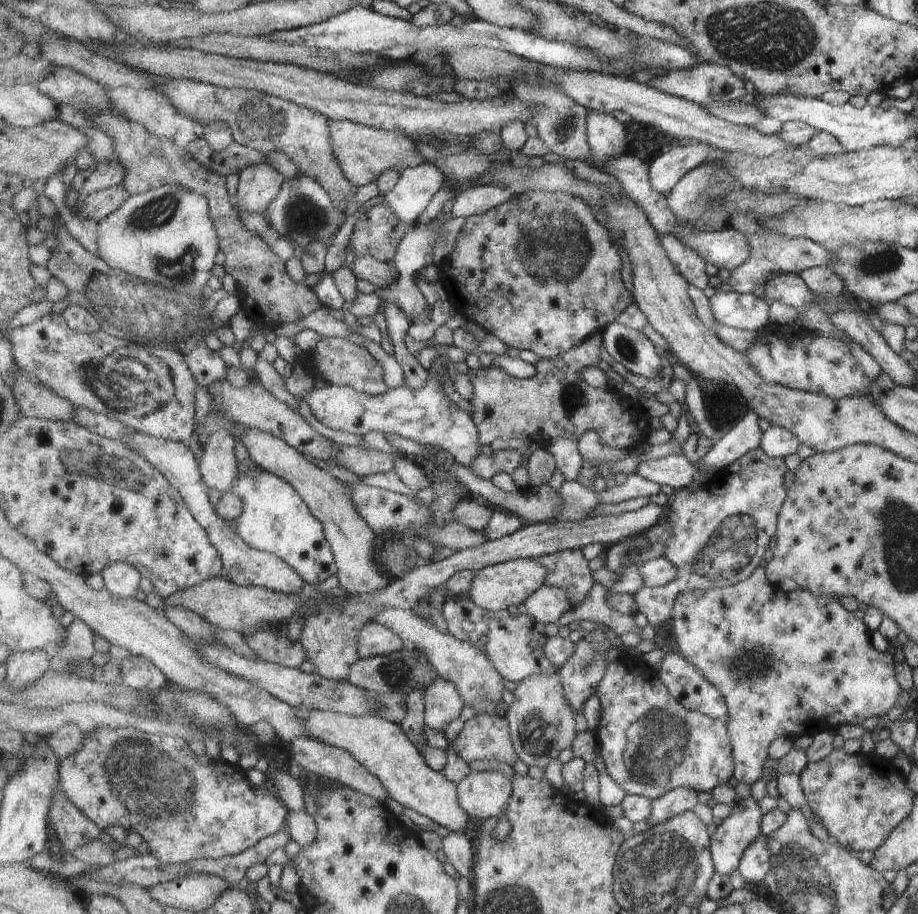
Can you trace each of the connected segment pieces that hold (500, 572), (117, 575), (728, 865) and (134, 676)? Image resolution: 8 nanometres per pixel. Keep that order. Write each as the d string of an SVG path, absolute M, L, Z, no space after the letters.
M528 557L498 563L478 572L470 596L477 605L489 611L508 610L512 606L523 609L524 604L548 585L549 580L549 568L540 561Z
M124 561L107 566L102 574L107 588L118 597L135 597L142 584L143 572L140 572L140 569L133 564Z
M750 796L741 800L739 806L716 827L716 832L711 836L711 857L715 863L716 872L724 874L724 876L729 876L738 868L739 860L746 847L752 844L761 834L763 814L758 807L758 801Z
M132 655L120 660L123 683L135 689L158 691L170 685L167 674L148 657Z

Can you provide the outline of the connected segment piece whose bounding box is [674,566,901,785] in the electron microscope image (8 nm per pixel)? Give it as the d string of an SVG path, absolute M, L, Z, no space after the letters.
M759 566L758 569L755 570L754 573L751 574L746 580L740 581L736 584L727 586L727 587L714 587L711 589L706 590L698 590L692 589L683 592L676 601L675 604L675 616L674 616L674 633L675 637L677 638L677 642L680 648L681 653L684 657L686 657L690 663L692 663L719 691L720 694L724 697L725 703L727 704L728 709L728 722L726 723L727 729L729 730L729 734L731 737L732 746L734 746L734 761L735 761L735 770L734 770L734 777L738 782L746 782L746 784L754 784L756 780L760 780L763 776L763 764L768 759L769 754L768 747L769 744L776 740L779 736L784 735L788 738L797 738L803 737L806 735L811 735L812 737L819 732L829 730L829 731L837 731L842 724L858 724L861 723L866 718L872 718L872 716L876 716L876 718L881 719L890 708L894 708L897 706L897 702L899 701L899 696L901 695L901 688L898 684L898 681L895 677L895 664L896 664L896 657L891 655L887 650L886 651L879 651L871 641L871 633L869 628L864 624L862 619L856 619L854 617L854 613L850 612L849 610L845 610L843 604L839 601L840 598L838 597L825 597L825 596L816 596L813 595L811 592L808 592L806 589L796 589L792 592L784 592L779 588L779 585L773 585L769 583L767 579L765 568Z

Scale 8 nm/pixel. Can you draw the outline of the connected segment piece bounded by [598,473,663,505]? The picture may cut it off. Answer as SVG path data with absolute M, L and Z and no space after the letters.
M640 474L628 475L627 481L623 485L616 485L601 491L598 496L606 505L621 503L630 498L640 498L640 496L658 496L662 492L662 483L651 481Z

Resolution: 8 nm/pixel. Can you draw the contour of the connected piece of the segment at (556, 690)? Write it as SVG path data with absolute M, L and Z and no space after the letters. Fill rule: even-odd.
M560 672L551 675L534 675L518 684L514 691L515 701L511 704L507 719L511 723L512 738L521 760L529 766L548 768L566 748L573 748L579 732L577 729L576 709L568 698Z

